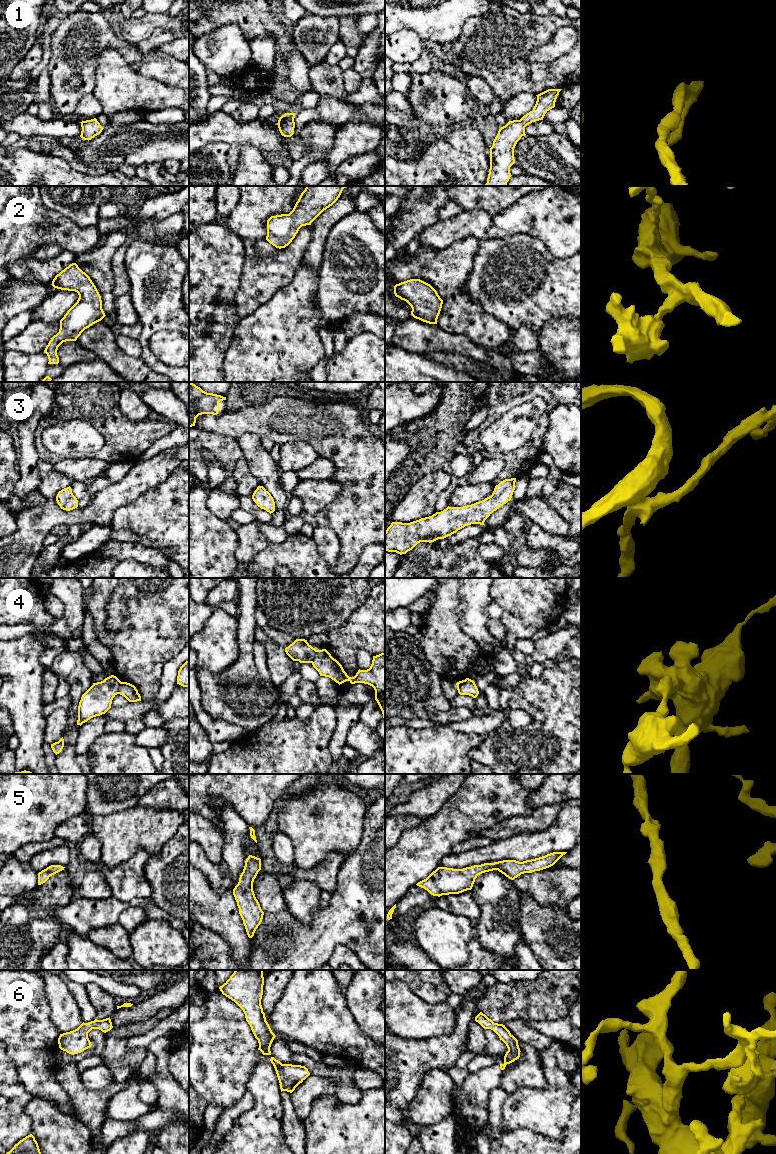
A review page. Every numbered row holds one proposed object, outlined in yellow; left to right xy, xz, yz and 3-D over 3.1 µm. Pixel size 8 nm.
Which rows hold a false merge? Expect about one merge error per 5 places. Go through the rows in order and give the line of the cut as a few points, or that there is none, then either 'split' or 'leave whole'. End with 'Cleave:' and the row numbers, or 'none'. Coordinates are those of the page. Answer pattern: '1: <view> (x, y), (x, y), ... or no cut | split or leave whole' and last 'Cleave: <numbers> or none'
1: no cut | leave whole
2: no cut | leave whole
3: no cut | leave whole
4: xz (316, 650), (315, 656), (310, 662) | split
5: no cut | leave whole
6: no cut | leave whole
Cleave: 4

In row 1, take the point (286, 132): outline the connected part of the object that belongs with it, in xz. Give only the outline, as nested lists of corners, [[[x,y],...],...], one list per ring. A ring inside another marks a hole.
[[[285,113],[278,120],[278,128],[282,136],[291,137],[295,128],[295,113]]]

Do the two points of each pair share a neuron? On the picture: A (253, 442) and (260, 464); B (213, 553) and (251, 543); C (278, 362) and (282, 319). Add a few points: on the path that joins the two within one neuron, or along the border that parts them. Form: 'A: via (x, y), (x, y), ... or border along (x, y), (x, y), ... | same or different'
A: via (253, 447), (253, 451), (258, 459) | same
B: border along (235, 531), (237, 536), (235, 552), (237, 567) | different
C: via (279, 351), (282, 330) | same

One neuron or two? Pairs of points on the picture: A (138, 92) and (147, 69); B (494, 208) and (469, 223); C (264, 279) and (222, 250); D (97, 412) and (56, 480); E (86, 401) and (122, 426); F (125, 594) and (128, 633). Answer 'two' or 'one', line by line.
A: two
B: two
C: two
D: one
E: one
F: two

